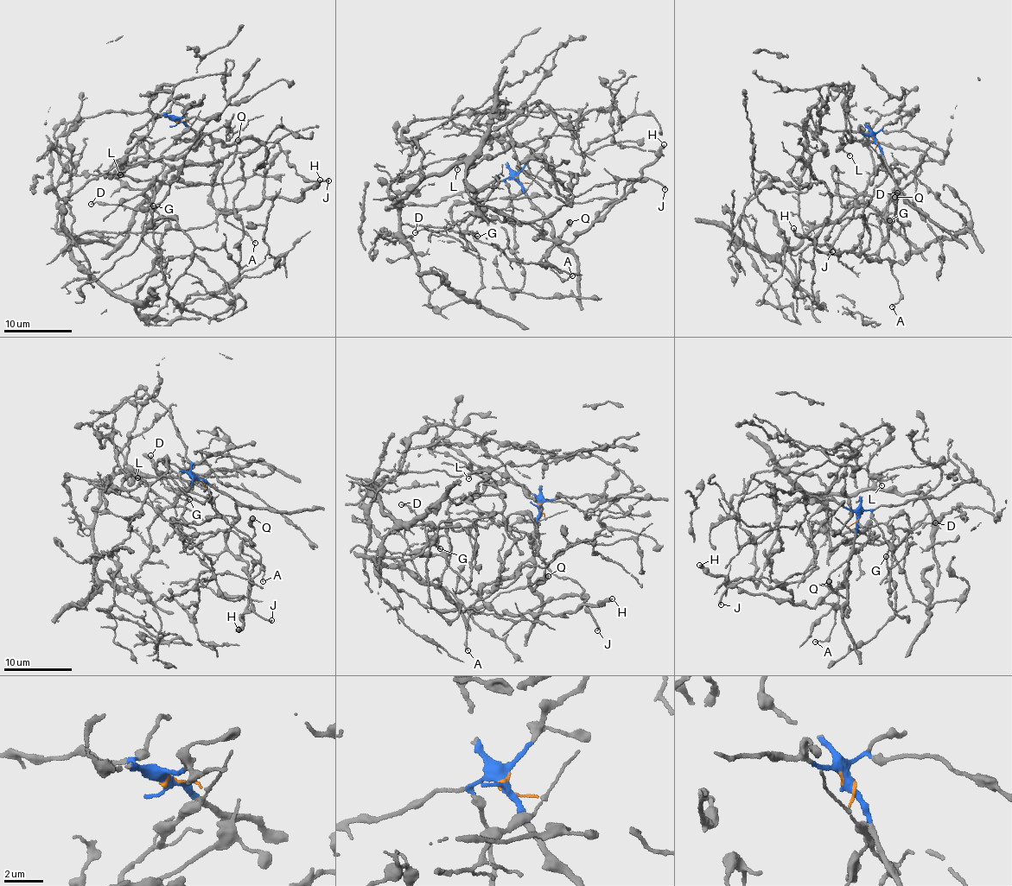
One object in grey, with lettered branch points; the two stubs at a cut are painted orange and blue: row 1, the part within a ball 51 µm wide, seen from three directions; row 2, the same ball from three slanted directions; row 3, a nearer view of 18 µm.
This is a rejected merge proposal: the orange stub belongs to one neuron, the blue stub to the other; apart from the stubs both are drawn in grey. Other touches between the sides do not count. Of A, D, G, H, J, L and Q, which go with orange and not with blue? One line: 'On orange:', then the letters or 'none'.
On orange: none

